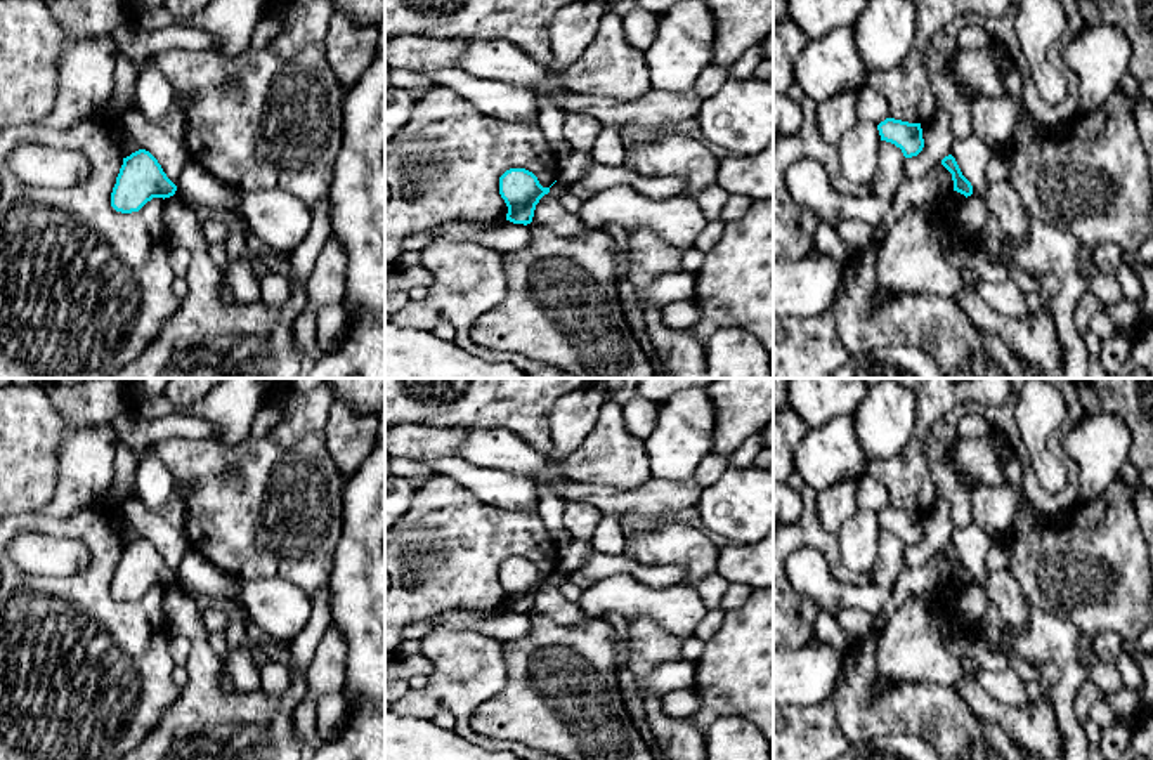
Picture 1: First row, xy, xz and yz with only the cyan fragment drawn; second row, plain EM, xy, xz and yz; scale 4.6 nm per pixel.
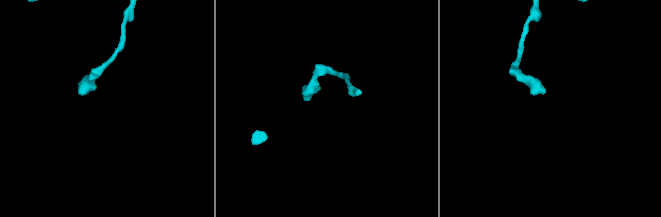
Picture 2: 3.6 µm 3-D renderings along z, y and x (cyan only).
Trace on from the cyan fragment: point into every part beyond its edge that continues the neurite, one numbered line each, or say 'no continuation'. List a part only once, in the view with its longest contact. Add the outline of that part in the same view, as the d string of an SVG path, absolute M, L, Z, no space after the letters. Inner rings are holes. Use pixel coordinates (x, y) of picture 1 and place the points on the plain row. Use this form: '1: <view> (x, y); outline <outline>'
no continuation

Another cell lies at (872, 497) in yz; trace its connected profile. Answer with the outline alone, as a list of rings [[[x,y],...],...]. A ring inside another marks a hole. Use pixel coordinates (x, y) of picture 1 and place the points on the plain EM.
[[[867,474],[858,481],[857,503],[858,510],[867,510],[877,515],[881,510],[889,507],[889,496],[886,488]]]

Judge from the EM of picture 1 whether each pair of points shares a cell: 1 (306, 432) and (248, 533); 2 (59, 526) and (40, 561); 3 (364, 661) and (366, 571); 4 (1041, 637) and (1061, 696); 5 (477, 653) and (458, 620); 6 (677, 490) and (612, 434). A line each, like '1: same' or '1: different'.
1: same
2: different
3: same
4: same
5: different
6: different

